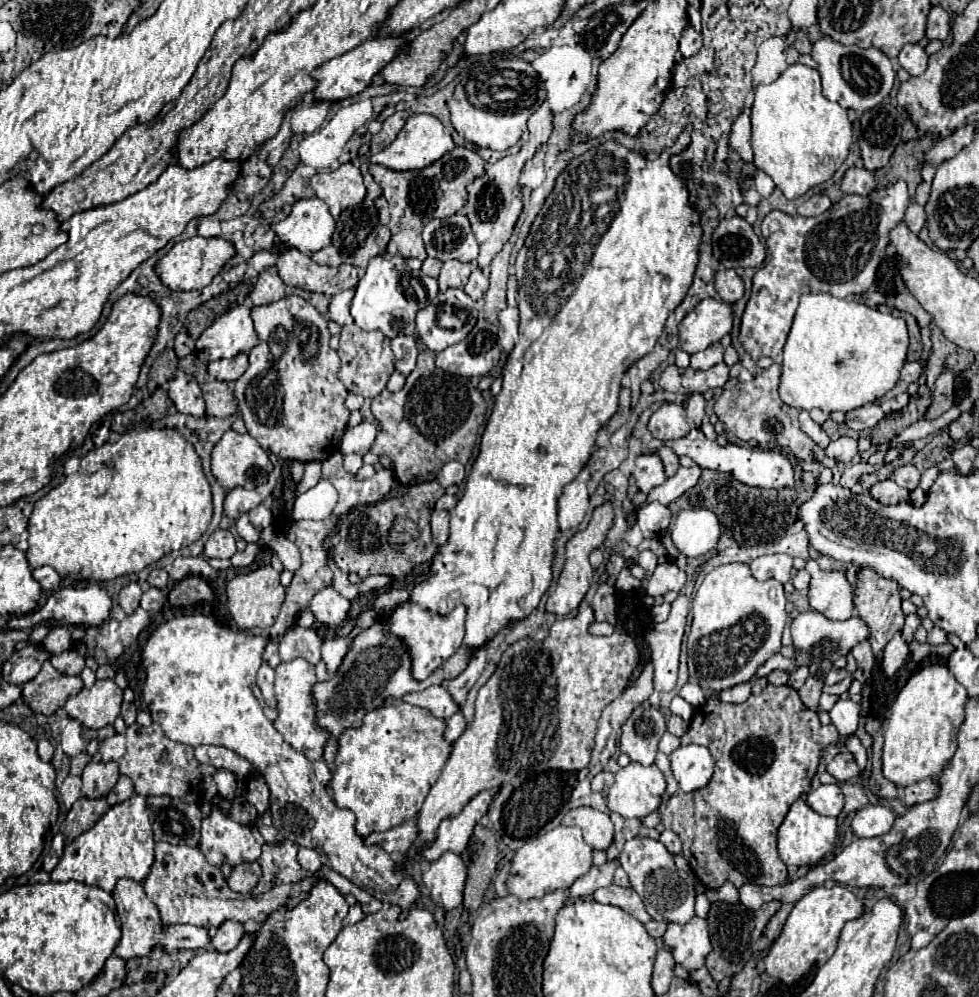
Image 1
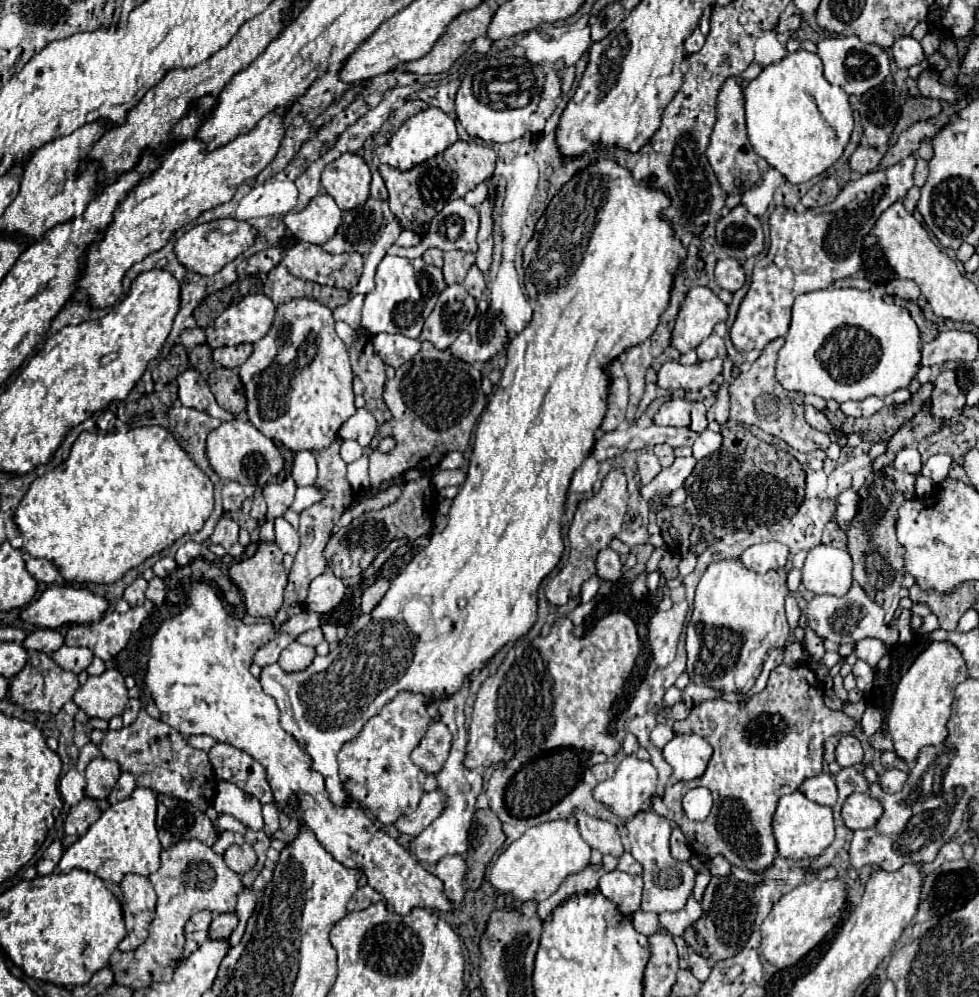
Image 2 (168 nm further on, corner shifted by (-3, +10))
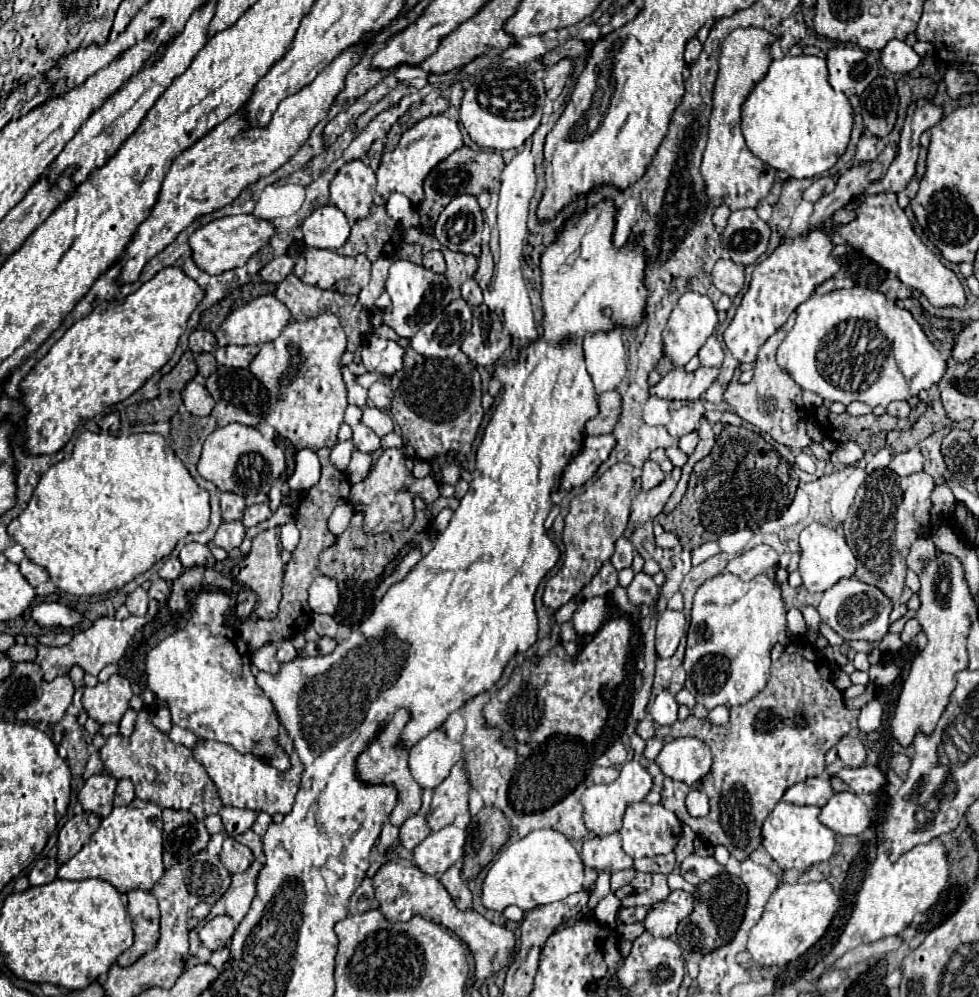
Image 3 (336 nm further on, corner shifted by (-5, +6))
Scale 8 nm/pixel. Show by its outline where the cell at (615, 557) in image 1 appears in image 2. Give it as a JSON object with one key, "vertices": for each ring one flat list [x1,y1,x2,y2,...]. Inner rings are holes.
{"vertices":[[599,553,597,555,597,577,601,581,617,581,623,575,623,565,617,553]]}

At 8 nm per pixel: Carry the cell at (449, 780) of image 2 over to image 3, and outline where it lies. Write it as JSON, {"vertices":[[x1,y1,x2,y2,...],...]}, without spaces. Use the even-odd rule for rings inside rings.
{"vertices":[[447,825,441,831,429,833,413,851,415,865,427,875,445,873,465,853,465,831]]}

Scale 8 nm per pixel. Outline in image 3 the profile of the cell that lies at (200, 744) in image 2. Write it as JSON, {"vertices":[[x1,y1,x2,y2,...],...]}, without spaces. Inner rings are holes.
{"vertices":[[173,727,171,729,171,733,169,733,169,737,171,737,171,741,175,741,175,743,179,743,179,745,185,745,185,747,195,747,201,739,197,737,197,735,193,735,191,731,187,731,187,729,181,729,181,727]]}

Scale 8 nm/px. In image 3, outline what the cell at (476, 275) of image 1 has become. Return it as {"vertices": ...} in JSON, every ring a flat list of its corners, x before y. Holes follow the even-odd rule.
{"vertices":[[471,277,463,283,461,287,461,297,469,303,469,305,481,305,483,303,483,291,481,287,477,285,477,281]]}

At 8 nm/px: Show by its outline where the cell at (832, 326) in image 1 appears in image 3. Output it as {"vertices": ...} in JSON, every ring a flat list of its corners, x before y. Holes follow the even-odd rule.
{"vertices":[[855,285,853,289,837,289,825,295,813,295,801,303,797,307,793,329,777,349,777,363,801,389,813,391,825,401,839,401,843,405,861,401,869,407,887,407,891,401,899,399,907,401,921,389,929,389,939,383,945,373,945,359,925,337,913,315,907,309,897,307,893,301,887,301,879,290,860,285]]}

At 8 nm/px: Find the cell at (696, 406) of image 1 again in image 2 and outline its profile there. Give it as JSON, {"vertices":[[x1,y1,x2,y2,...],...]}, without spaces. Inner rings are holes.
{"vertices":[[693,403,693,411,691,411,691,429,695,433,701,433,703,429,707,429,707,419,705,419,705,405,703,403]]}

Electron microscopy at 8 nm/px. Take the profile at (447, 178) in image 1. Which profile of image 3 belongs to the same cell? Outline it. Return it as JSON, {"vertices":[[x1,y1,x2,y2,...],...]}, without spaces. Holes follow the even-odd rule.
{"vertices":[[461,147,455,153,451,153,447,159,443,159,435,169,431,169,431,173,425,177,423,181,423,191,425,191,425,199,419,205,419,231,421,233,433,233,435,221,439,217,439,213,449,205,451,199,455,199,457,195,479,195,481,191,491,191,499,185,499,177,503,171,505,163,503,157,499,153,489,153,489,151,473,151,469,147]]}

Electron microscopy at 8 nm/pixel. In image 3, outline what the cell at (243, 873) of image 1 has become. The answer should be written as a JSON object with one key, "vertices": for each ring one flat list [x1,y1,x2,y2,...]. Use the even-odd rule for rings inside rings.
{"vertices":[[225,839,223,843,223,851,221,851,221,863,227,867,227,871,231,875,235,873,243,873,245,869,249,869,249,865,255,861,251,849,247,849,245,845,237,843,235,839]]}

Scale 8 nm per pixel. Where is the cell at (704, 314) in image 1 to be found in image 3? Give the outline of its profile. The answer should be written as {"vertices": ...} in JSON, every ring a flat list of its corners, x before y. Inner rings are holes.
{"vertices":[[687,291,675,305,675,309,669,317,667,329,663,329,663,351,673,361,673,365,679,365,679,367,687,365,689,359,693,355,697,355,697,351,705,345,705,341,717,327,717,321,719,321,719,315,717,315,717,309,711,303,711,299,707,295]]}

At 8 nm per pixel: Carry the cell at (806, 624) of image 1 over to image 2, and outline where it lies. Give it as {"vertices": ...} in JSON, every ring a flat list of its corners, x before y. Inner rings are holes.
{"vertices":[[853,581,851,589,843,595,843,597,835,597,835,595,815,595,809,601,809,607,805,609,807,615,807,623,809,627,823,639,831,639,835,643,857,643,865,637,877,637,883,643,887,643,889,647,897,643,899,639,899,631,891,629,885,625,885,611,881,609,881,605,877,605,863,589,861,585,857,585,857,581]]}

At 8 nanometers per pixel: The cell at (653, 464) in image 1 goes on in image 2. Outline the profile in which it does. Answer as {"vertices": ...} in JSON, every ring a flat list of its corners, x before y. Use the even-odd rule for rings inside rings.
{"vertices":[[645,451,637,457,637,467,639,467,639,477,641,477,643,485,653,481,661,471,661,465,659,465,657,457,651,451]]}

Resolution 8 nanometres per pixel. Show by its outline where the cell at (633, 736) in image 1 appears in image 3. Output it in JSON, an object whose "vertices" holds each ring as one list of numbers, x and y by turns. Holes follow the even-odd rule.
{"vertices":[[645,717,643,721,639,721,639,725,635,727,635,733,643,739,651,739,655,735,655,723,651,717]]}

